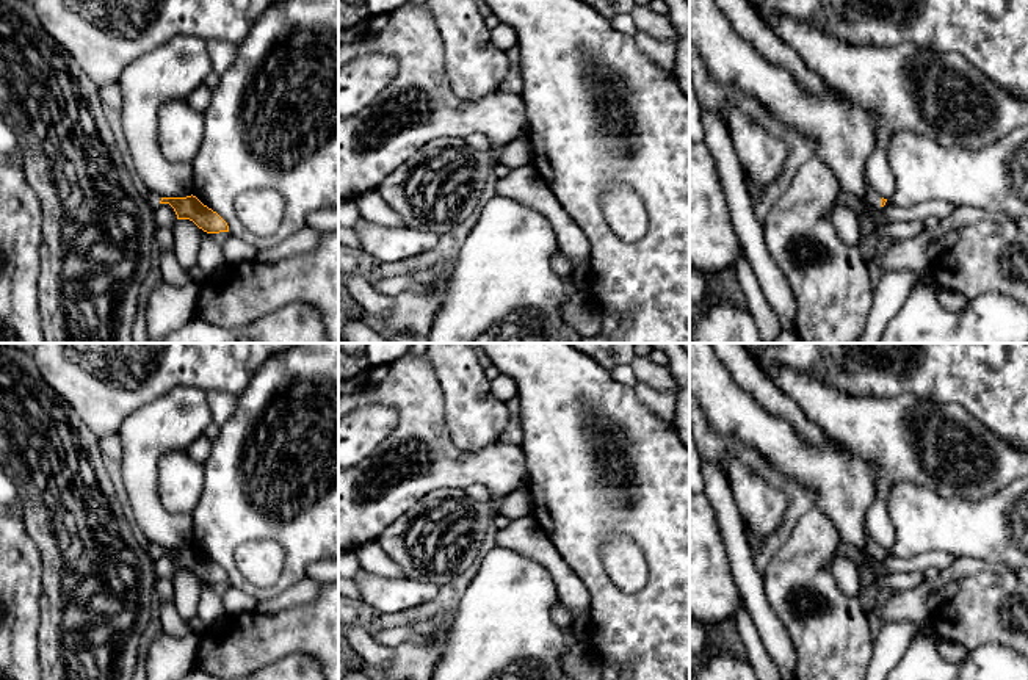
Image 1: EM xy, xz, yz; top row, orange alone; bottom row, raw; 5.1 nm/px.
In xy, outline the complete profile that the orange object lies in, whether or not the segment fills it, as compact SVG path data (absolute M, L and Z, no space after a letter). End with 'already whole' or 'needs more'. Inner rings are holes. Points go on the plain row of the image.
M146 542L144 545L154 559L160 555L169 555L177 570L190 570L207 584L229 583L227 573L193 545L186 548L161 548Z; needs more

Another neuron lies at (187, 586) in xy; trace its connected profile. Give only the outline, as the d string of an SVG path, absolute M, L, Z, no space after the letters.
M177 570L172 581L174 606L180 617L186 622L188 619L197 616L197 603L204 581L190 570Z

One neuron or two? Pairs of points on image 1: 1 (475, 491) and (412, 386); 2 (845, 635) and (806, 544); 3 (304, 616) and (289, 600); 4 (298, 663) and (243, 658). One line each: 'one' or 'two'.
1: two
2: one
3: two
4: two

